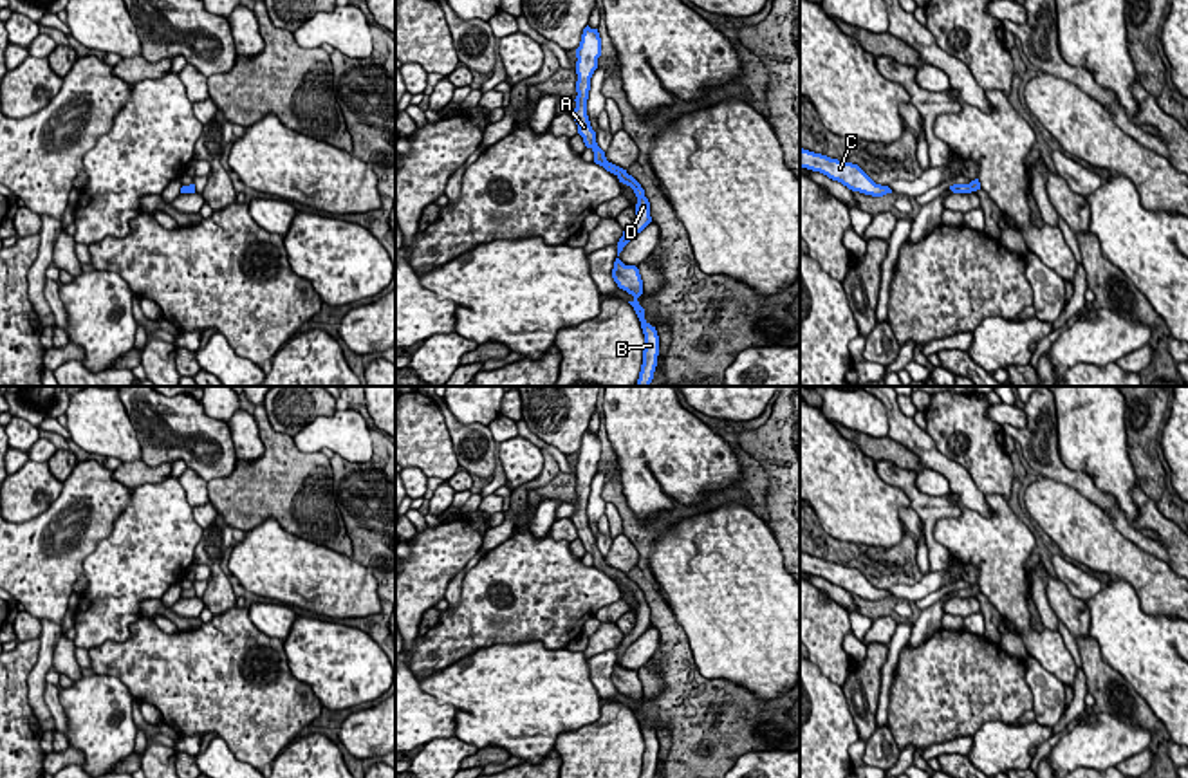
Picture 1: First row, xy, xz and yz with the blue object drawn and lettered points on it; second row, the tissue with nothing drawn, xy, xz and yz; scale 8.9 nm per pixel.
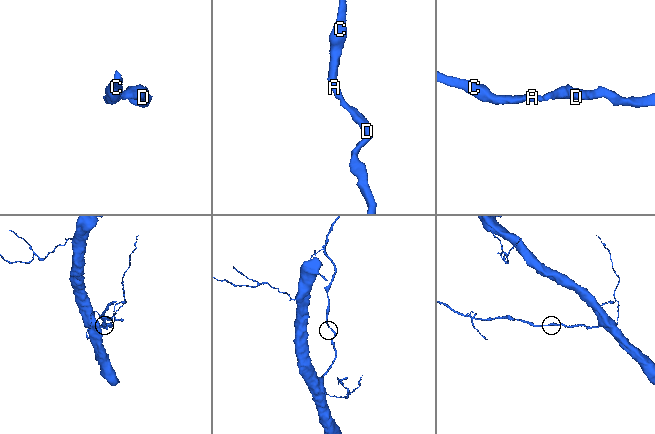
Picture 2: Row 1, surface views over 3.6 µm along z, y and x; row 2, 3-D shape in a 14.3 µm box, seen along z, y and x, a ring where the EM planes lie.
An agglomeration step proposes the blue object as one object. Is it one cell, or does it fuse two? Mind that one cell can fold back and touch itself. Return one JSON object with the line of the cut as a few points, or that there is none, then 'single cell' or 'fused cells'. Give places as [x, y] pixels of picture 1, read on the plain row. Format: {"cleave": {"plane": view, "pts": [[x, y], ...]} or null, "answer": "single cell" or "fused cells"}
{"cleave": null, "answer": "single cell"}

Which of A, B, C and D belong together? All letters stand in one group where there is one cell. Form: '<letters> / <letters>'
A B C D

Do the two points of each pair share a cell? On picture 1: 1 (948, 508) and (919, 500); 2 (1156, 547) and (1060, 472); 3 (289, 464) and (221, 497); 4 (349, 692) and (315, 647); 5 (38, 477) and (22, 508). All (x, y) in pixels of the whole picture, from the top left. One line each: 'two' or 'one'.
1: one
2: one
3: one
4: one
5: one

